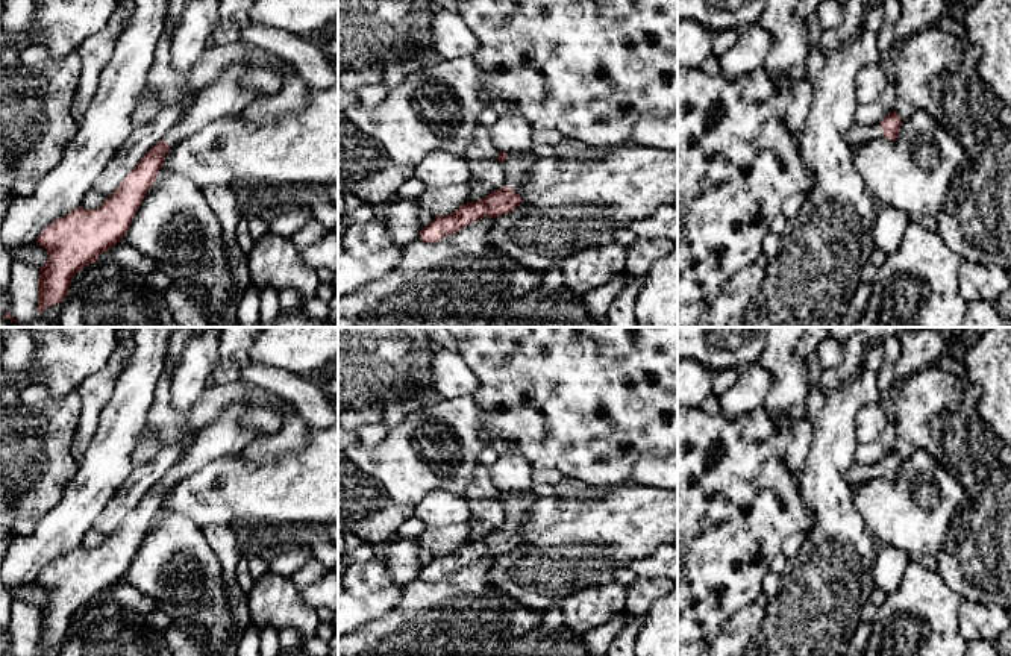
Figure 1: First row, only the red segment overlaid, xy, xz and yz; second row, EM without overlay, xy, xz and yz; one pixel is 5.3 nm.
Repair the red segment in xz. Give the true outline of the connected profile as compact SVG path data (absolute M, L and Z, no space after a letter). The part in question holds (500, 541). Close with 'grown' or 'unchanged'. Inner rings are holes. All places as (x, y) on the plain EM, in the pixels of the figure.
M499 489L497 500L505 508L505 524L482 539L468 541L449 554L435 556L429 565L420 570L420 579L427 583L438 582L484 556L496 558L512 551L523 542L517 532L527 521L527 514L540 497L532 489L523 494L508 494Z; grown

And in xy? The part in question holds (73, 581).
M253 386L246 405L230 406L196 433L185 456L139 498L100 547L80 545L41 571L36 582L47 589L49 598L39 608L39 653L67 636L77 611L95 601L102 592L126 576L170 489L208 464L252 447L256 436L253 430L244 427L244 412L250 408L268 408L283 421L282 400L270 389Z; grown

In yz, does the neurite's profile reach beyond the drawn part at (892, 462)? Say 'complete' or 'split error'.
split error

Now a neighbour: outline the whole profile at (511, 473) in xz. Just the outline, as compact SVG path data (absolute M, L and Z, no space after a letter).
M518 453L499 455L497 461L488 470L496 488L508 494L523 494L535 486L532 467Z

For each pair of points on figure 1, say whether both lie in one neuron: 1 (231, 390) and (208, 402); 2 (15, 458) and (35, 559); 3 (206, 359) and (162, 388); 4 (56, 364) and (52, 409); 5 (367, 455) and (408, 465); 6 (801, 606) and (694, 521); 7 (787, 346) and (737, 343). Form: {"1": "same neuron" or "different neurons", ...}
{"1": "same neuron", "2": "different neurons", "3": "different neurons", "4": "different neurons", "5": "same neuron", "6": "different neurons", "7": "different neurons"}

